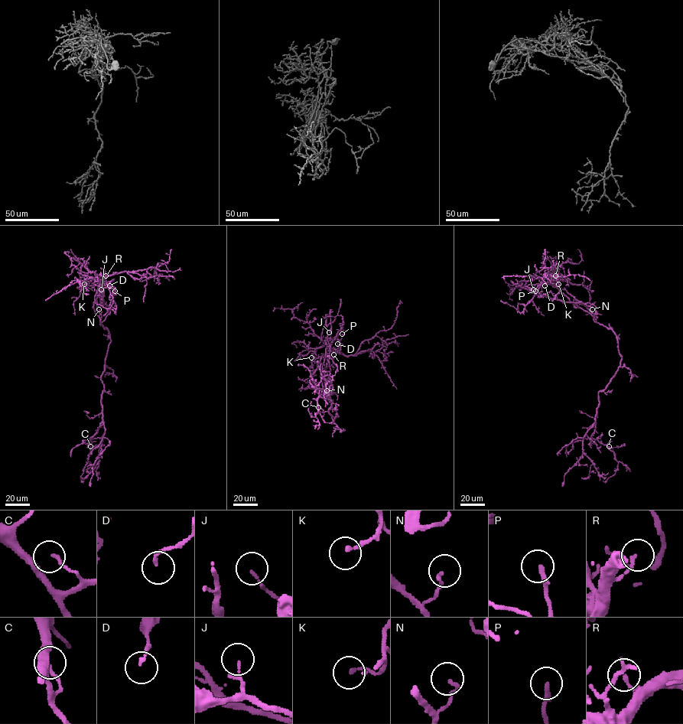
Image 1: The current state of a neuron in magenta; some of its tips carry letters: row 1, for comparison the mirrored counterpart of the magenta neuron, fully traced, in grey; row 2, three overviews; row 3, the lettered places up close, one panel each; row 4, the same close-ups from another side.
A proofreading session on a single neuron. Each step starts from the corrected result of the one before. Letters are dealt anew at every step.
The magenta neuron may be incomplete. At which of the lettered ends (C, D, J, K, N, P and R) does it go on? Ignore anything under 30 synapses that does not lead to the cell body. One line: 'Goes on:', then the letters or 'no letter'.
Goes on: no letter

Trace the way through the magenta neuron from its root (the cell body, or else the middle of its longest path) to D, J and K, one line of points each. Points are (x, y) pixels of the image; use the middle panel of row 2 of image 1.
D: (333, 408), (327, 392), (323, 388), (320, 372), (326, 348), (336, 349), (337, 344)
J: (333, 408), (328, 396), (334, 392), (337, 394), (332, 390), (330, 383), (331, 333), (329, 332)
K: (333, 408), (324, 380), (328, 355), (326, 352), (317, 358), (313, 355), (311, 357)

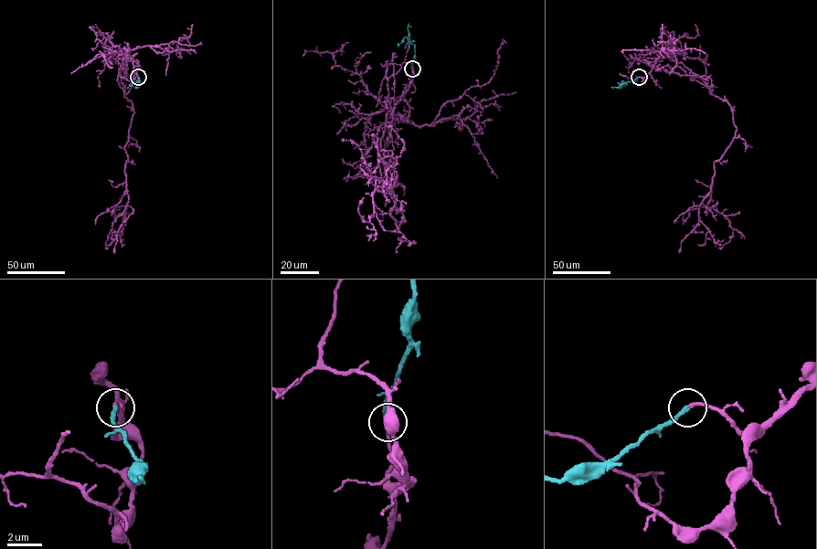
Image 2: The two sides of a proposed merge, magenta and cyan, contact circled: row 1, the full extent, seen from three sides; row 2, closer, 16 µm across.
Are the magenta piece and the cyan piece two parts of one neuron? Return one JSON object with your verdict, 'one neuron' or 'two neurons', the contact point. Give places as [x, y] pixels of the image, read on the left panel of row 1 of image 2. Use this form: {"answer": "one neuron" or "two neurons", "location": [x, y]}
{"answer": "one neuron", "location": [138, 77]}

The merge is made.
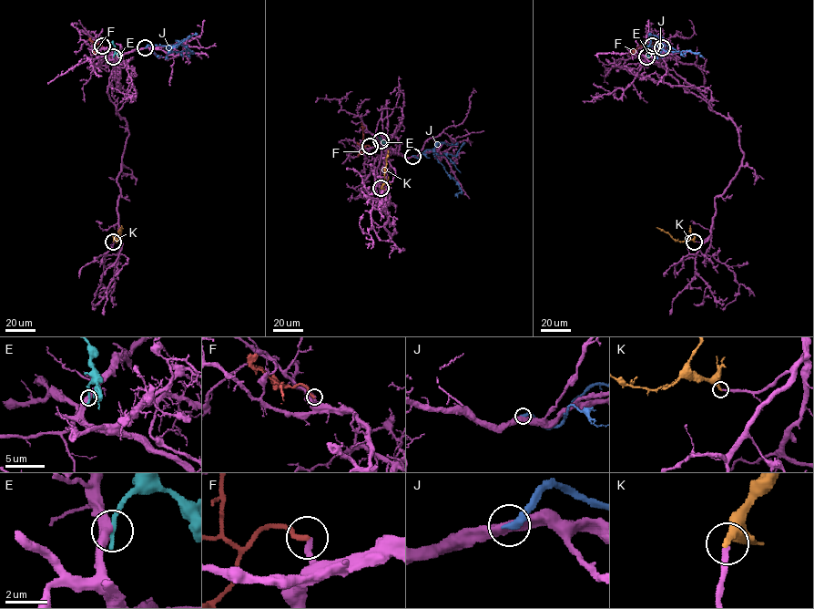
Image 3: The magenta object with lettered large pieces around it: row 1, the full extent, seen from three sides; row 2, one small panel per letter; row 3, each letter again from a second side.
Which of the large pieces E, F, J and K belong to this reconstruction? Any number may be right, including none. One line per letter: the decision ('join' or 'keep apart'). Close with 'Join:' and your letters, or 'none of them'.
E: keep apart
F: keep apart
J: keep apart
K: join
Join: K

